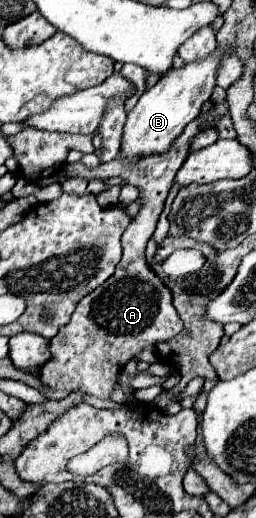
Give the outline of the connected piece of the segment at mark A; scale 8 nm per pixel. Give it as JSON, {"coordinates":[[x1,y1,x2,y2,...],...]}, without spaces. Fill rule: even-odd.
{"coordinates":[[215,103,211,111,201,113,197,119,193,119,181,137,173,143,173,149,169,153,161,153,159,157,143,157,135,161,117,161,113,159,109,165,97,165,97,167,85,167,81,161,67,163,63,169,63,177,79,177,79,179,107,179,121,177,127,183,135,185,139,189,141,209,125,229,121,243,123,243,123,257,115,269,115,273,97,289,93,289,85,299,79,301,71,321,59,329,59,333,51,339,51,353,53,359,45,369,41,369,41,383,55,391,67,391,67,393,83,393,83,395,95,395,99,399,109,399,113,389,117,387,117,375,125,367,125,363,135,357,141,349,157,345,157,341,165,341,169,337,175,337,183,329,183,321,177,315,171,293,163,285,163,281,149,269,145,261,145,245,149,237,155,231,157,219,163,211,167,193,173,185,173,179,181,165,185,163,187,155,191,153,191,141,193,137,213,127,217,119,229,113,229,103]]}

